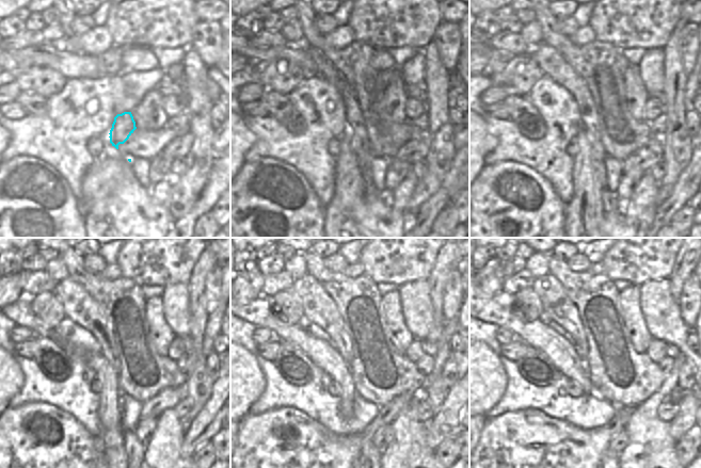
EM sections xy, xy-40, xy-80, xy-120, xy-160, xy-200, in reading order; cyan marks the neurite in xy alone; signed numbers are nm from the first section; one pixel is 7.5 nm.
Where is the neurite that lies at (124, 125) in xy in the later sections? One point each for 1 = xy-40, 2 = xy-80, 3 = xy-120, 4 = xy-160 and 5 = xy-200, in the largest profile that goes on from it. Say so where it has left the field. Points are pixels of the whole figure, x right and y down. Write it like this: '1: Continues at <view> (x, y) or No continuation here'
1: Continues at xy-40 (357, 136)
2: Continues at xy-80 (550, 61)
3: Continues at xy-120 (78, 306)
4: Continues at xy-160 (319, 308)
5: Continues at xy-200 (554, 299)

